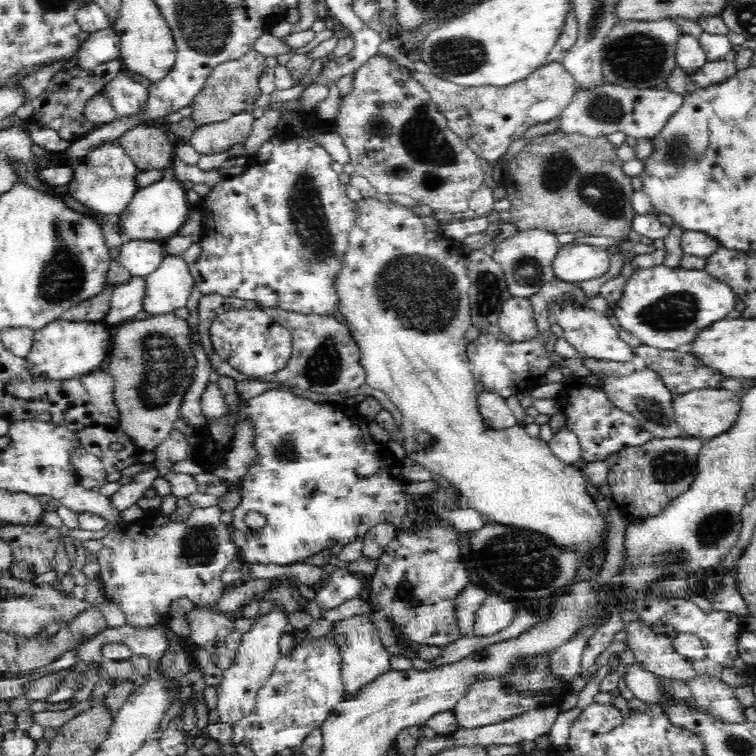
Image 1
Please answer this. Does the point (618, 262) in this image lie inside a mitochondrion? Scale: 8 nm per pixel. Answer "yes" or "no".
no

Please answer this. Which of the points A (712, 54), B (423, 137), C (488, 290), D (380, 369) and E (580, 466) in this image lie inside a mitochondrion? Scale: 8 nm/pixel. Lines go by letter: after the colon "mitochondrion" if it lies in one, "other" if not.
A: other
B: mitochondrion
C: mitochondrion
D: other
E: other

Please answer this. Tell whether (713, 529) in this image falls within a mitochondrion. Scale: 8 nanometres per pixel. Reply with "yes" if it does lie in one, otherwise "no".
yes

